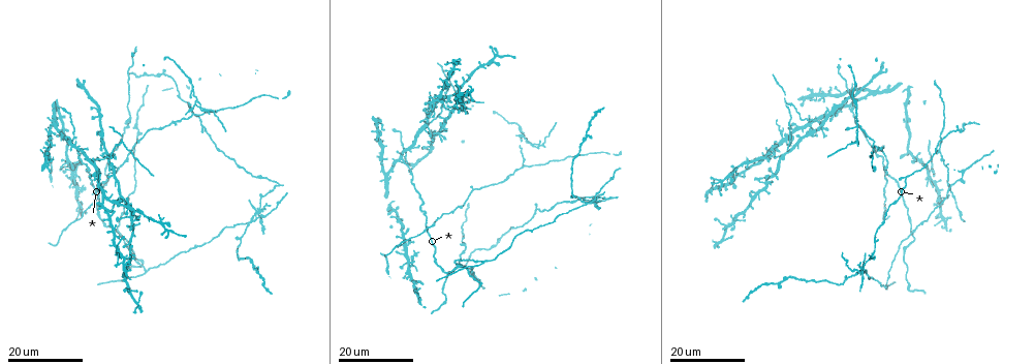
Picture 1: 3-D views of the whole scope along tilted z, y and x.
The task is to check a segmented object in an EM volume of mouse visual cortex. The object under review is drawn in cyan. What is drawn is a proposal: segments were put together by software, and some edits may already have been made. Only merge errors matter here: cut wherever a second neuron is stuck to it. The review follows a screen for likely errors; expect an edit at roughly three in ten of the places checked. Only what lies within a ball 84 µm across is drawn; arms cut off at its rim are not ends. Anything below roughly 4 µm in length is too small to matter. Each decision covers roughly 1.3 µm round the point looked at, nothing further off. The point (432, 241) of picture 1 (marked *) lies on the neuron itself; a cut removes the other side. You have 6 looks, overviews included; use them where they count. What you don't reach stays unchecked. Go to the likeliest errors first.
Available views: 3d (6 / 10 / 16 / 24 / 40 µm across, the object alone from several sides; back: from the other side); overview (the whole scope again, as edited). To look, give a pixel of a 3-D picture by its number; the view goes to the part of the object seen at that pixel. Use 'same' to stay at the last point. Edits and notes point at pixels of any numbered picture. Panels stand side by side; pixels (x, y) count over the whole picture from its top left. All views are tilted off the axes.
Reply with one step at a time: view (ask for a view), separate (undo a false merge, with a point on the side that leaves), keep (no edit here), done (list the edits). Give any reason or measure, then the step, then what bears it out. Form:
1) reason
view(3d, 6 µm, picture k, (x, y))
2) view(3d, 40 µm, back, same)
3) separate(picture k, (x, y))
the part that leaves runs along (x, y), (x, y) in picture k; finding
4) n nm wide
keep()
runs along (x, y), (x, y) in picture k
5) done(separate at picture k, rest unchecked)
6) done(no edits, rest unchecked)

small branch off a trunk
view(3d, 24 µm, picture 1, (781, 137))

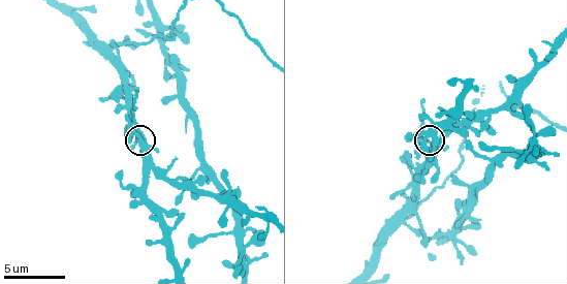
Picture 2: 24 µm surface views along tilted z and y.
view(3d, 6 µm, picture 2, (143, 145))

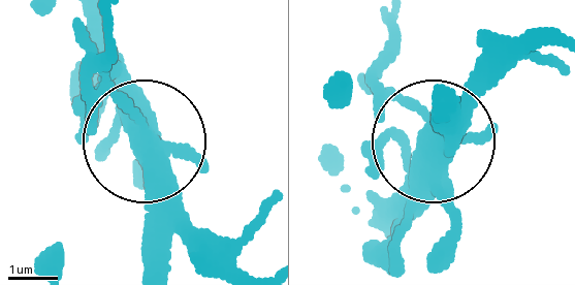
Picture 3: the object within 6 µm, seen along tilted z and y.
390 nm wide
separate(picture 3, (89, 87))
the part that leaves runs along (134, 117), (98, 57), (112, 22) in picture 3; two neurons meet here

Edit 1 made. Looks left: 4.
thin arm on a thick one
view(3d, 24 µm, picture 1, (899, 247))

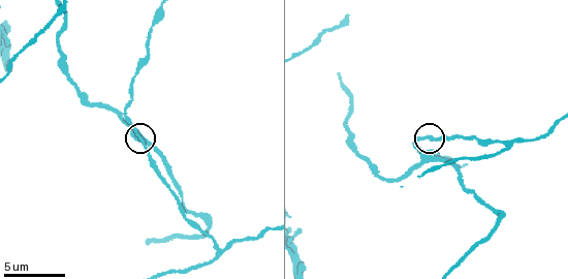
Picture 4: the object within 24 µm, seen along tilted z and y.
view(3d, 10 µm, picture 4, (430, 138))

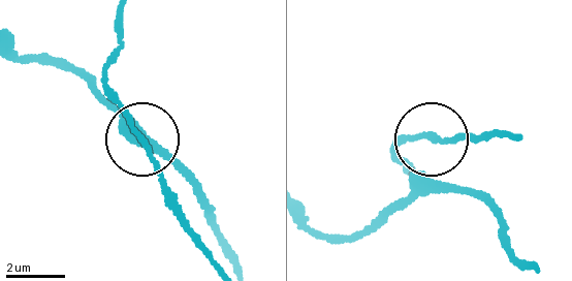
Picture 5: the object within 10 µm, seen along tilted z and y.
side arm 87 µm
keep()
runs along (16, 51), (67, 65), (141, 136), (101, 80) in picture 5; continuous, no second neuron

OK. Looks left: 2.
view(3d, 16 µm, picture 1, (888, 183))

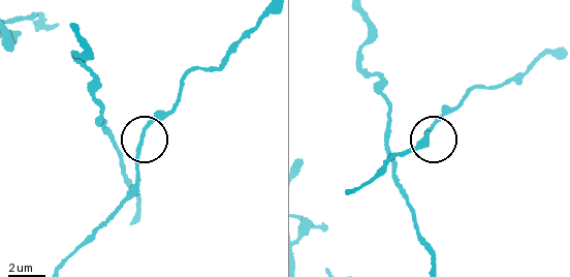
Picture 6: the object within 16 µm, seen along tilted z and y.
view(3d, 6 µm, picture 6, (143, 138))

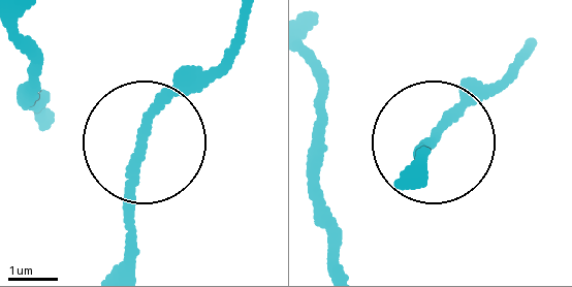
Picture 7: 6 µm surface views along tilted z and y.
side arm 26 µm
keep()
all the same neuron

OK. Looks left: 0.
done(separate at picture 3, rest unchecked)

